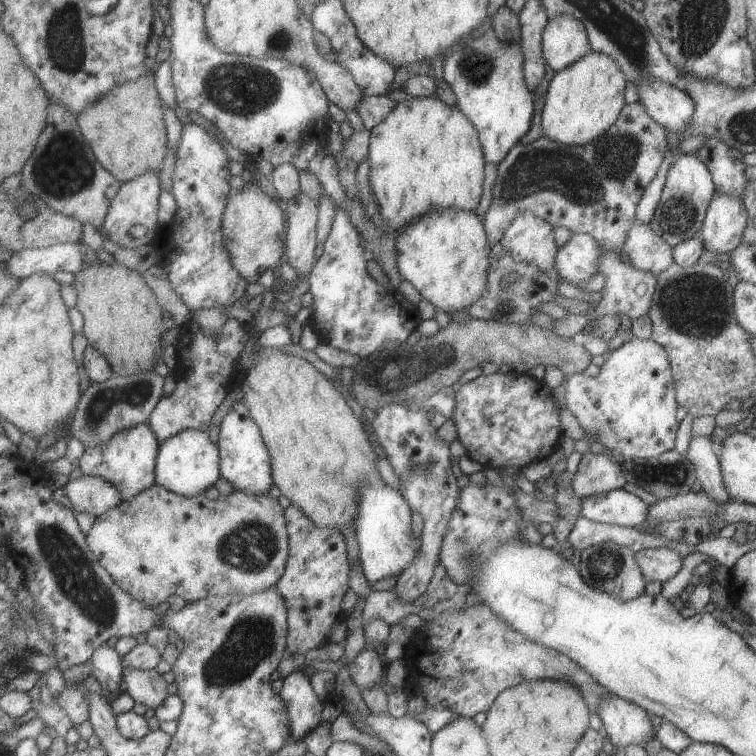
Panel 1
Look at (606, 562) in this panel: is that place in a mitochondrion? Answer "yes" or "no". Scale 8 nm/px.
yes

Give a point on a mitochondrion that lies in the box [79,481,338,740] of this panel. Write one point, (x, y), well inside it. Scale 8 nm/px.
(251, 639)

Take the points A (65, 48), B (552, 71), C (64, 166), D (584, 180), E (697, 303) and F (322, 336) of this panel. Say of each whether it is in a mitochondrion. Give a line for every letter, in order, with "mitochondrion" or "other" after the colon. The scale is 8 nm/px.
A: mitochondrion
B: other
C: mitochondrion
D: mitochondrion
E: mitochondrion
F: other

